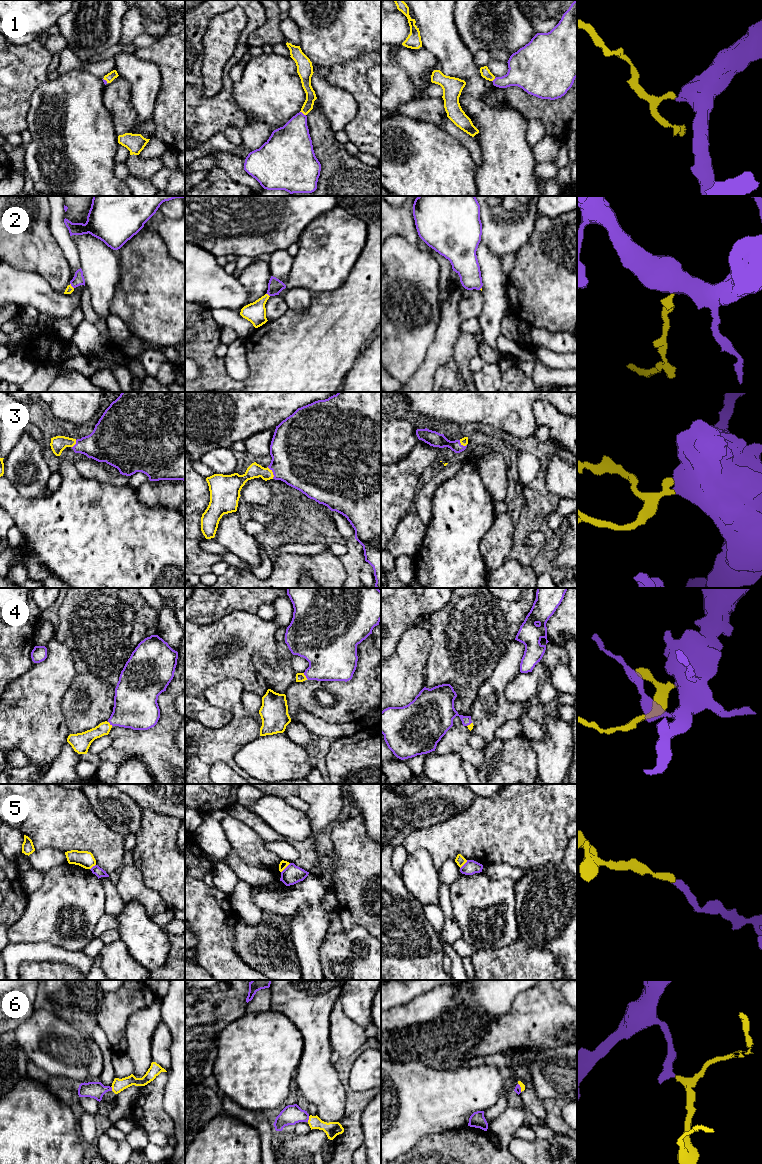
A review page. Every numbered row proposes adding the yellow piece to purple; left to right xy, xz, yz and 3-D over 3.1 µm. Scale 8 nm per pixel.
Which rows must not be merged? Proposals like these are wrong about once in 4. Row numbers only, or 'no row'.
5

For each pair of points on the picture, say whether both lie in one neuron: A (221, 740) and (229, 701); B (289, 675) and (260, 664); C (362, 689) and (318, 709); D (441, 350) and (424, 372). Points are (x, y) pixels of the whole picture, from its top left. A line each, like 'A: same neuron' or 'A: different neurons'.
A: same neuron
B: same neuron
C: same neuron
D: same neuron

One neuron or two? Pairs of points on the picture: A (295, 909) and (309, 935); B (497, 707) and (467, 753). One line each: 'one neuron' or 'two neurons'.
A: one neuron
B: one neuron

